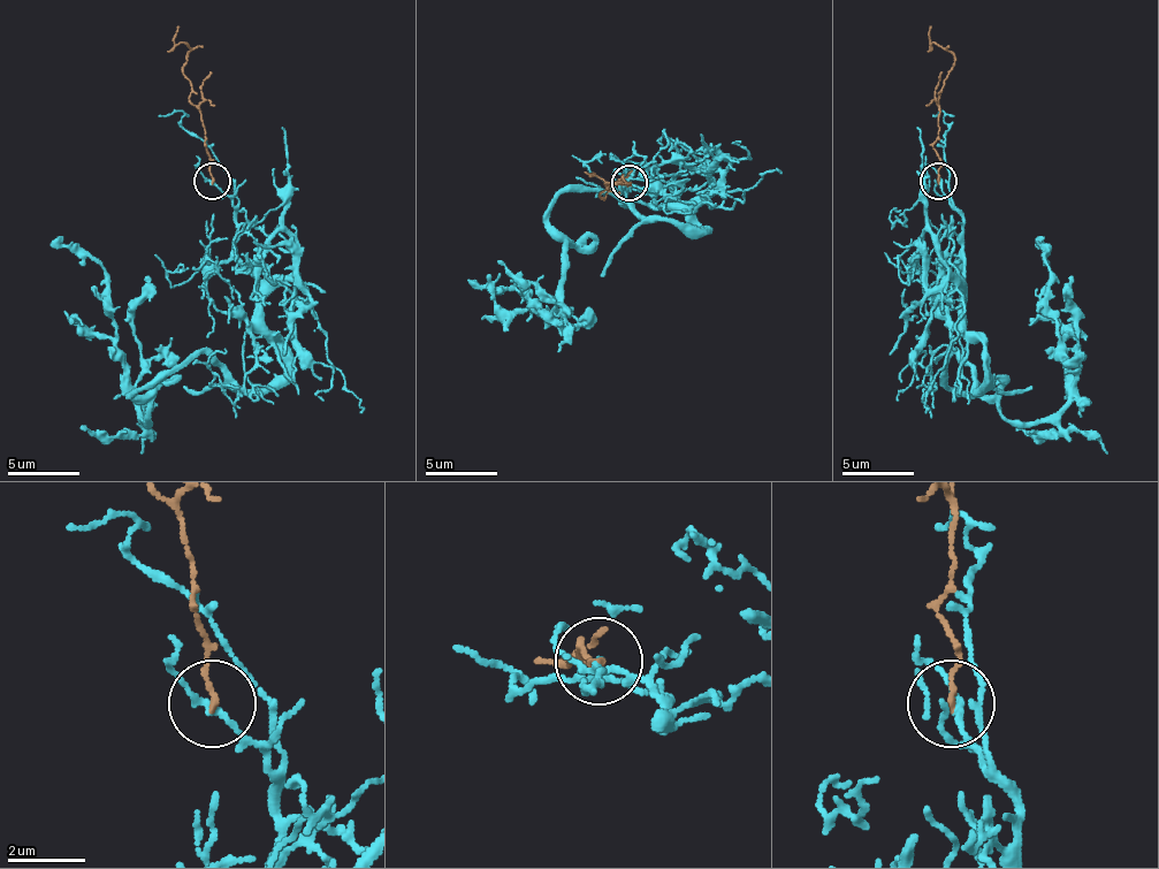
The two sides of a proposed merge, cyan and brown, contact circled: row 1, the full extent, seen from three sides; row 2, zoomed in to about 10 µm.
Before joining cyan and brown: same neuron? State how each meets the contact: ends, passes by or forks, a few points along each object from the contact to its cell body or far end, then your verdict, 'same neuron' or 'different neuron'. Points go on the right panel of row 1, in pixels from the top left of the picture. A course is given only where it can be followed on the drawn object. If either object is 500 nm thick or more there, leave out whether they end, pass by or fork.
cyan passes by; brown ends; course cyan (939, 182), (985, 361), (975, 390), (953, 355), (946, 383), (1043, 422), (1068, 397), (1068, 355), (1039, 239); course brown (939, 182), (932, 142), (939, 135), (939, 92), (953, 55), (928, 38), (932, 27); different neuron

